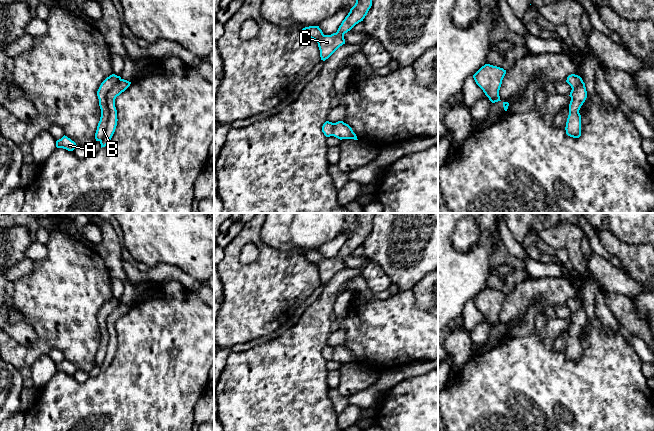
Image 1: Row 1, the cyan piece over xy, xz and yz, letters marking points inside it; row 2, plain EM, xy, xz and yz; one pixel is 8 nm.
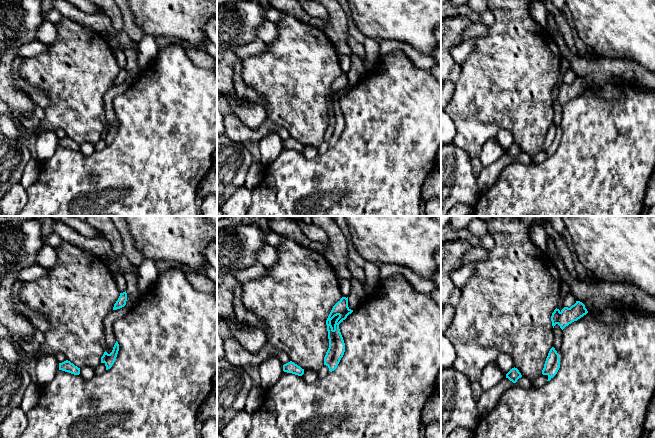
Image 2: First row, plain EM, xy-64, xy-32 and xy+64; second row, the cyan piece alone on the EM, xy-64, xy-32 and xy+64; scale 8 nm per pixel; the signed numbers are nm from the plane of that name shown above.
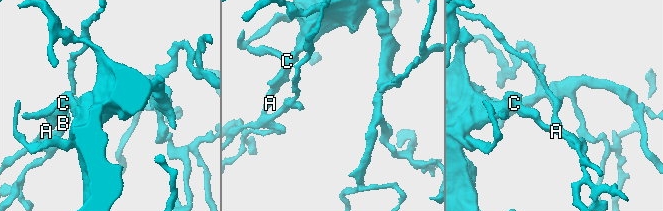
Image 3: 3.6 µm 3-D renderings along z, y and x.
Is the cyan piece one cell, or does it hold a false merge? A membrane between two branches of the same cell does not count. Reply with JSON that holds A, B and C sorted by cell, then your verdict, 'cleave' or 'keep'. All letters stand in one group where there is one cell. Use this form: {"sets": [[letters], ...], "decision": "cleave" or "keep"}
{"sets": [["A", "C"], ["B"]], "decision": "cleave"}

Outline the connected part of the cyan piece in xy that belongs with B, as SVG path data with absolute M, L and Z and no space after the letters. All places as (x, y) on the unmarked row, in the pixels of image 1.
M115 298L110 299L101 307L97 315L99 330L101 333L101 341L95 357L96 365L101 365L103 363L109 344L109 333L107 331L107 317L120 303L120 300L117 300Z

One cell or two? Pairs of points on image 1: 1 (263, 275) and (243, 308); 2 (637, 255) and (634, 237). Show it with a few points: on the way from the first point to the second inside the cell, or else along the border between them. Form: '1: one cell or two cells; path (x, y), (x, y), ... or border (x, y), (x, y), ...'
1: one cell; path (263, 283), (263, 288), (251, 300)
2: two cells; border (613, 235), (626, 243), (643, 245)

